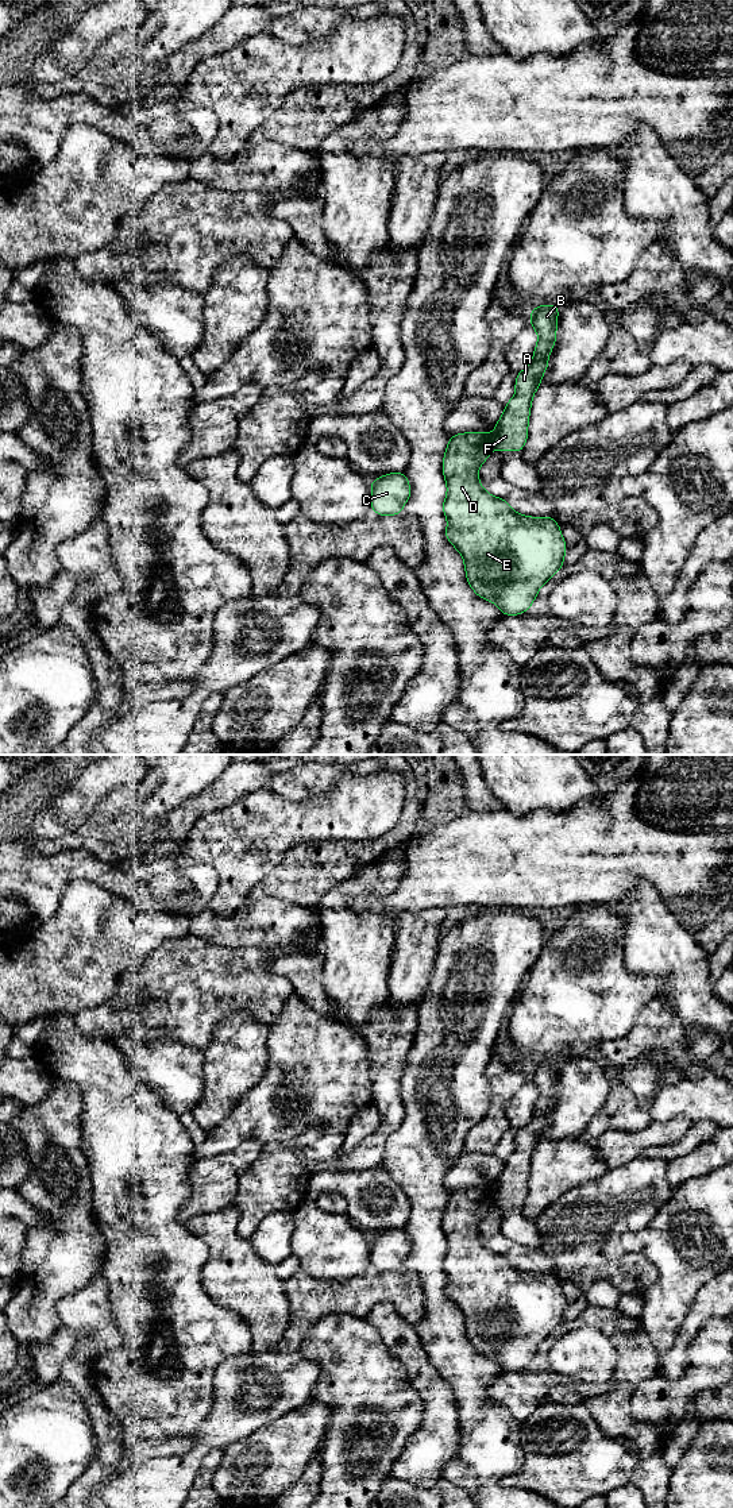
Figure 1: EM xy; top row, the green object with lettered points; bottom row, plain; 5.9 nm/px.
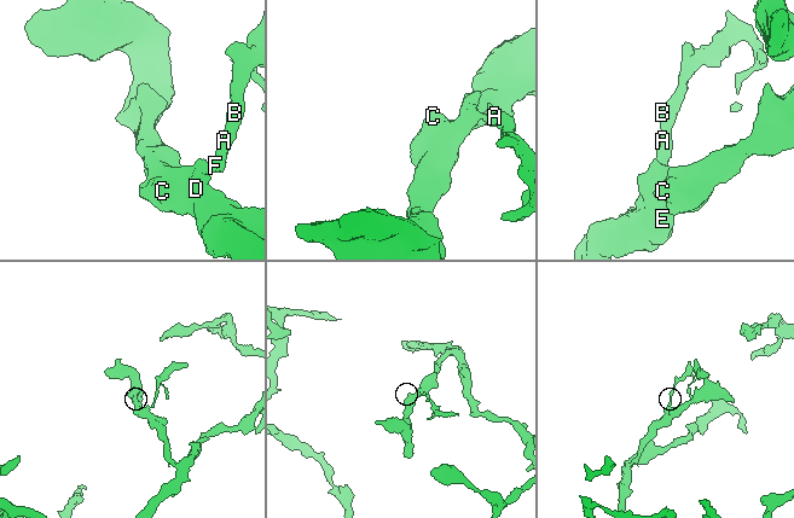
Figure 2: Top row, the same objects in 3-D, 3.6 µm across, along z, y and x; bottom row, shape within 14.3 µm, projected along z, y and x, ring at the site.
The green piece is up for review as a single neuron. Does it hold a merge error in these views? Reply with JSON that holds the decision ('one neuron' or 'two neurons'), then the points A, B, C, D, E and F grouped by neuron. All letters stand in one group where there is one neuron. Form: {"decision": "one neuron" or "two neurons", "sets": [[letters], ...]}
{"decision": "two neurons", "sets": [["A", "B", "F"], ["C", "D", "E"]]}

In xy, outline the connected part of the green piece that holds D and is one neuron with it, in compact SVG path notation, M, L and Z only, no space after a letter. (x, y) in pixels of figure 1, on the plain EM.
M458 1189L451 1192L443 1215L447 1251L447 1296L464 1316L467 1338L481 1354L497 1361L504 1372L518 1372L533 1359L537 1347L562 1323L566 1297L553 1273L529 1273L516 1269L502 1254L489 1250L481 1241L478 1224L494 1204L493 1189Z

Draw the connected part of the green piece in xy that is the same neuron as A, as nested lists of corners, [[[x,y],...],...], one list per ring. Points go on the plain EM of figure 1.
[[[539,1061],[531,1068],[531,1081],[539,1091],[533,1115],[516,1134],[516,1150],[505,1160],[505,1168],[494,1188],[494,1204],[521,1208],[528,1195],[528,1177],[535,1148],[548,1123],[548,1111],[556,1096],[559,1061]]]

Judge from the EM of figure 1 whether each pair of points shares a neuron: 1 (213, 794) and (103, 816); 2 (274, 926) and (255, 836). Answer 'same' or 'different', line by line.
1: same
2: different

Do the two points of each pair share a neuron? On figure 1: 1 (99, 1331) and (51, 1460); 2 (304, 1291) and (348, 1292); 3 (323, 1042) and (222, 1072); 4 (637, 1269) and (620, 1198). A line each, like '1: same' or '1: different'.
1: different
2: same
3: different
4: same

